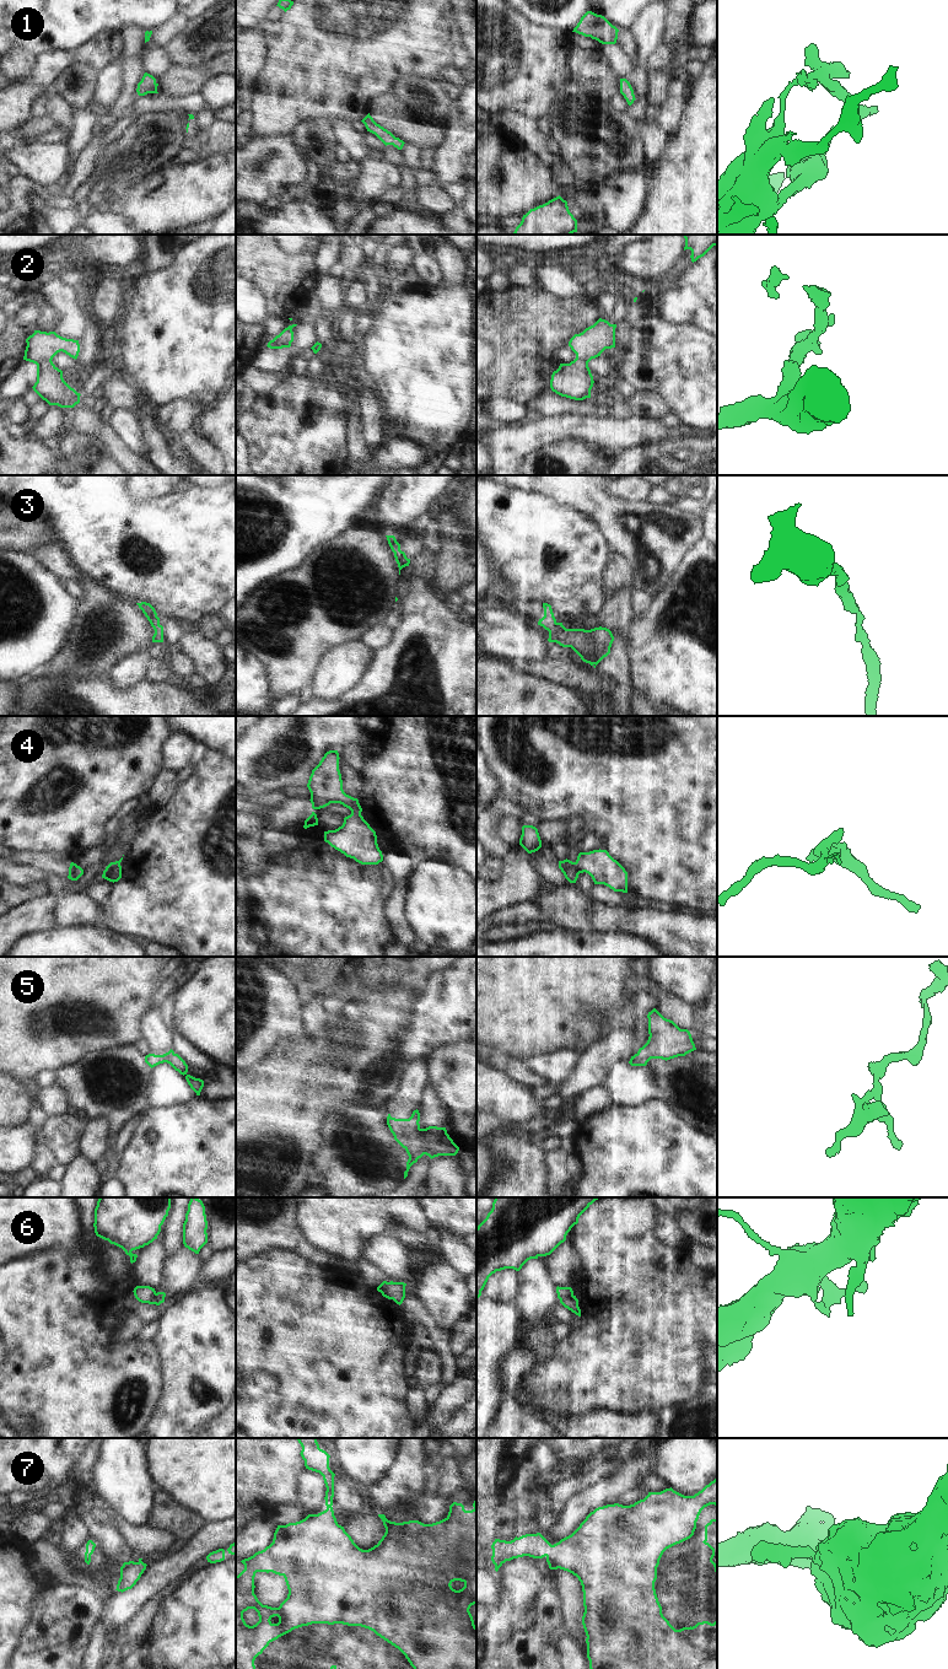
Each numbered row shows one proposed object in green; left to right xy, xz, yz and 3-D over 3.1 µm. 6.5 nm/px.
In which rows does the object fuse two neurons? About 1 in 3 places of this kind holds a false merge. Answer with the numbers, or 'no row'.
4, 6

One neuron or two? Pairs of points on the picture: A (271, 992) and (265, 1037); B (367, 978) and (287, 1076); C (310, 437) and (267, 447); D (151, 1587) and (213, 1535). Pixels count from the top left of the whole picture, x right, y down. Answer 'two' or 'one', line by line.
A: one
B: two
C: one
D: one

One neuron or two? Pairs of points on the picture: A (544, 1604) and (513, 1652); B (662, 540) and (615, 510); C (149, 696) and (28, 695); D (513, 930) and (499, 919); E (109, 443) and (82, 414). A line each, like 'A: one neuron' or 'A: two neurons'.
A: one neuron
B: one neuron
C: one neuron
D: two neurons
E: one neuron

